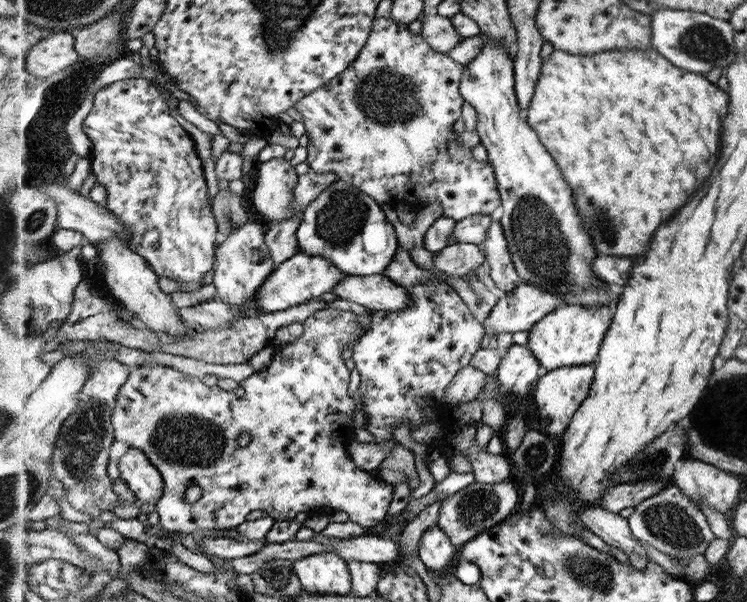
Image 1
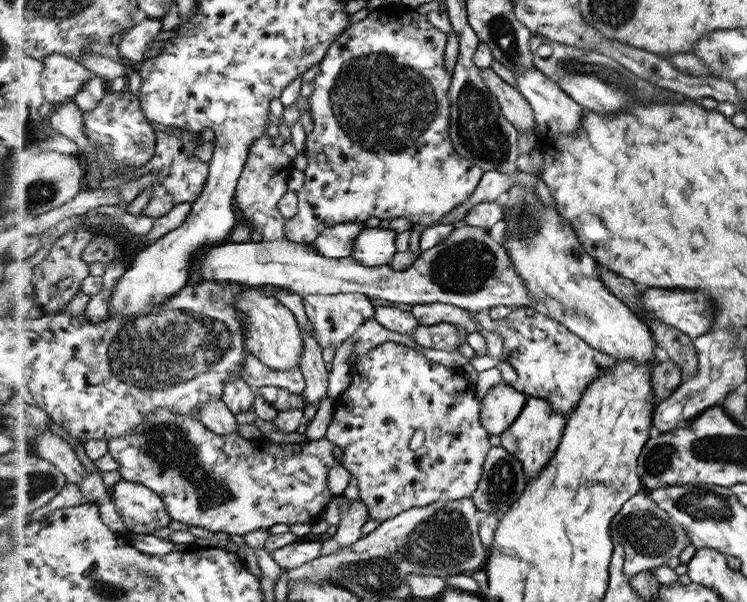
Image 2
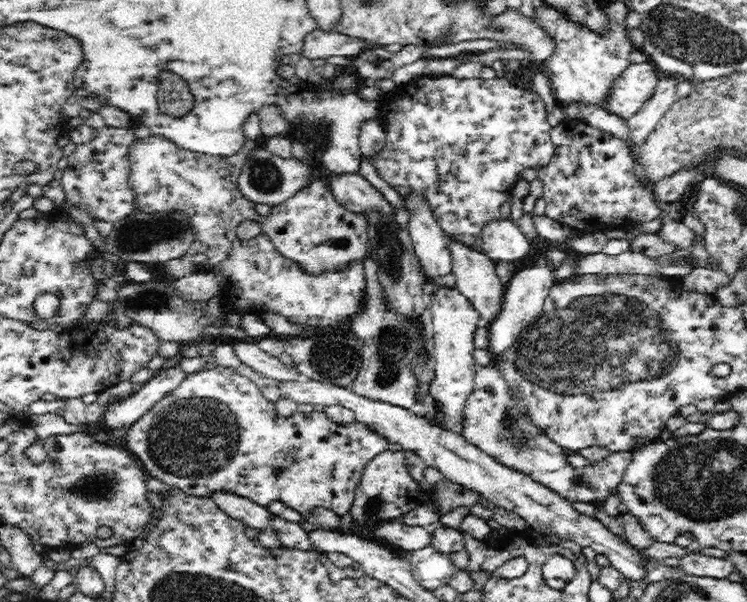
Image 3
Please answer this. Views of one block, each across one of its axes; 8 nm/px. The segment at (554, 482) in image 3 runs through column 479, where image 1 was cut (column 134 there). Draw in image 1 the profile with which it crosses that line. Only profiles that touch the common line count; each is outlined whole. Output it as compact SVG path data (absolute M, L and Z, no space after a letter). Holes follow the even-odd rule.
M321 309L314 316L310 316L304 323L304 333L297 340L286 345L274 347L274 356L270 366L266 366L263 371L254 374L250 380L242 383L247 394L244 397L238 396L236 392L225 390L219 385L208 386L202 378L186 375L173 367L158 366L138 366L132 370L129 382L122 388L119 394L119 400L114 405L114 427L116 427L117 441L124 443L131 448L144 450L145 454L151 456L154 465L159 467L164 475L166 489L164 496L157 502L157 512L160 514L161 525L165 530L176 533L193 534L196 530L204 528L231 529L232 526L239 527L248 522L248 516L256 510L266 511L276 521L286 521L294 519L298 512L307 512L308 514L318 514L320 512L329 512L343 510L348 513L348 520L360 524L362 527L370 529L382 520L386 519L392 496L394 496L394 485L386 483L378 478L374 473L367 473L360 470L352 460L350 446L353 440L356 440L356 410L360 406L354 406L354 400L350 398L348 392L348 382L350 382L350 370L346 368L342 360L342 350L348 349L348 341L356 331L359 325L359 318L352 312L343 312L335 309ZM248 432L252 436L252 442L244 448L238 446L238 438ZM192 486L200 486L203 490L202 497L190 504L186 502L186 492Z

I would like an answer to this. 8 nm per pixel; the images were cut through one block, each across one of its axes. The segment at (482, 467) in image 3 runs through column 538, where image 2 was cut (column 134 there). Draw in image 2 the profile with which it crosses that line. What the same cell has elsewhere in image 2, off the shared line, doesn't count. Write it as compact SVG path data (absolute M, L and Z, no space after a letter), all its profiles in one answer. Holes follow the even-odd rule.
M123 478L112 488L112 498L130 531L153 535L172 524L171 511L163 496L139 482Z

